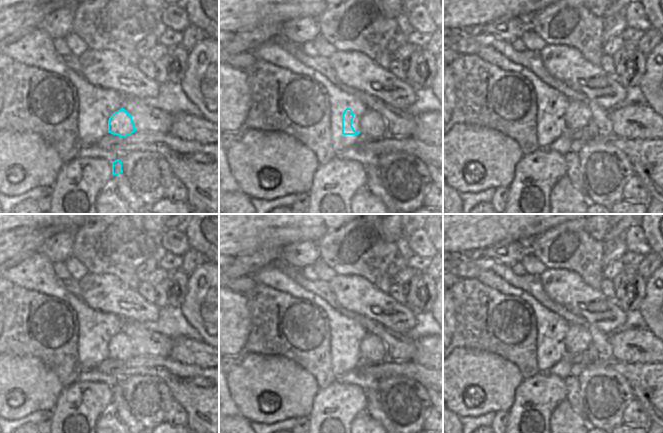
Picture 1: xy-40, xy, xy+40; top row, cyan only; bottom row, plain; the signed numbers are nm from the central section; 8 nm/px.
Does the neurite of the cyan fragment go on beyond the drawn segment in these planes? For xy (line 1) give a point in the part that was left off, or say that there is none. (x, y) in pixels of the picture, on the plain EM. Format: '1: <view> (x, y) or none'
1: xy (357, 345)

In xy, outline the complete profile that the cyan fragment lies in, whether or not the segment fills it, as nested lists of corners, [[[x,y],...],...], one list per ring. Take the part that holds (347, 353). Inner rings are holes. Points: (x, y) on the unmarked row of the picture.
[[[347,331],[342,338],[342,358],[359,359],[362,355],[362,342]]]

